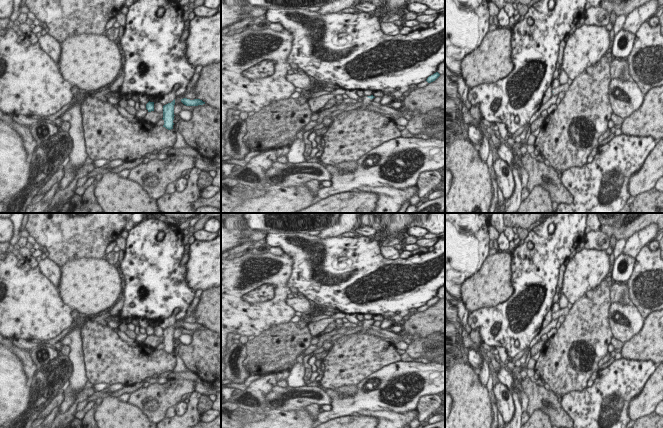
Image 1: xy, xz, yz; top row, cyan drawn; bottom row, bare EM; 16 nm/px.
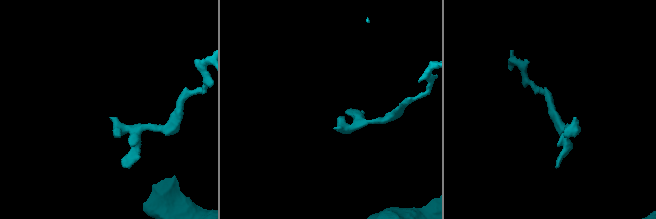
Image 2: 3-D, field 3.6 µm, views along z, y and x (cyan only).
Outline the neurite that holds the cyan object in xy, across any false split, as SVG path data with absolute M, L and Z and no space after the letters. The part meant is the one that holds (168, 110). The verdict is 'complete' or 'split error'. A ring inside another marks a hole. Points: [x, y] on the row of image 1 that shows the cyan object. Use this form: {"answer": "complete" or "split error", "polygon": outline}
{"answer": "complete", "polygon": "M175 99L166 105L163 106L163 120L164 120L164 125L168 130L173 129L173 120L174 120L174 105L175 105Z"}

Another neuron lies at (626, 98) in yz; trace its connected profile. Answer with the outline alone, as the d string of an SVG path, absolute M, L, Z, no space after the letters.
M612 79L610 83L610 102L613 112L628 118L642 106L645 94L634 81Z

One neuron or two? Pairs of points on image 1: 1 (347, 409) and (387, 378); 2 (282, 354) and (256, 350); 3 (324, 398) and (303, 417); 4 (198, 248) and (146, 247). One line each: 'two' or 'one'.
1: one
2: one
3: two
4: two

